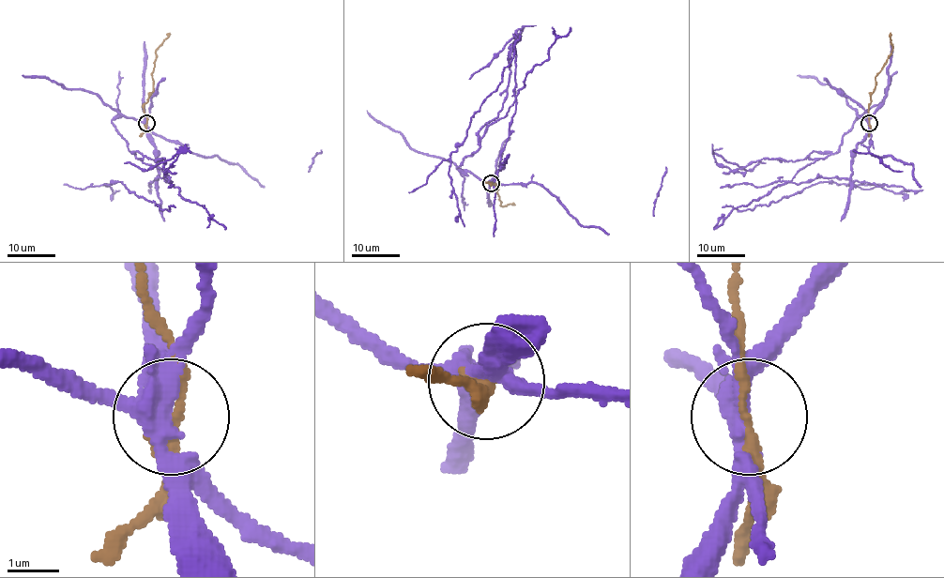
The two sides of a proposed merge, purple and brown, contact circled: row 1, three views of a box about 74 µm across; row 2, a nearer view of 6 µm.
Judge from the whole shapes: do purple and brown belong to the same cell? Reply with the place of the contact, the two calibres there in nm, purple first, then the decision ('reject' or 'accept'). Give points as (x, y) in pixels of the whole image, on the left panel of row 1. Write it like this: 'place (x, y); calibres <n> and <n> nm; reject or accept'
place (146, 123); calibres 360 and 220 nm; reject

